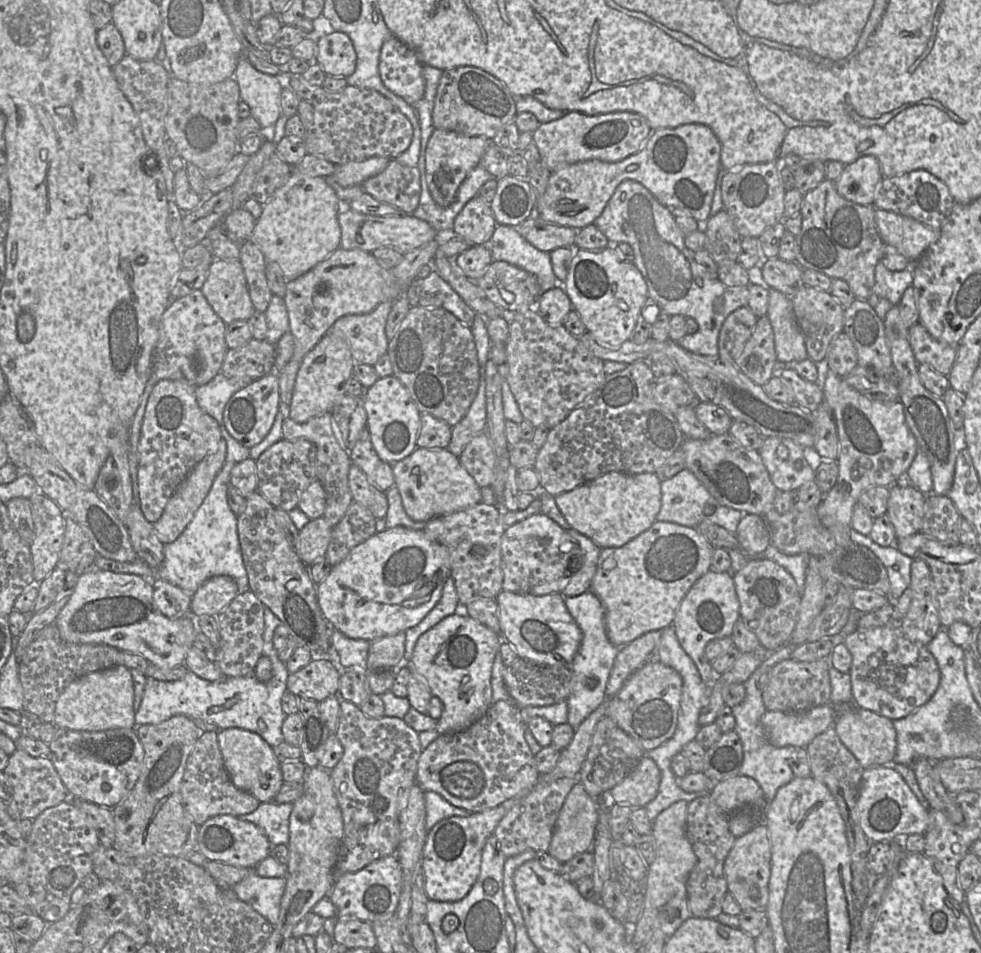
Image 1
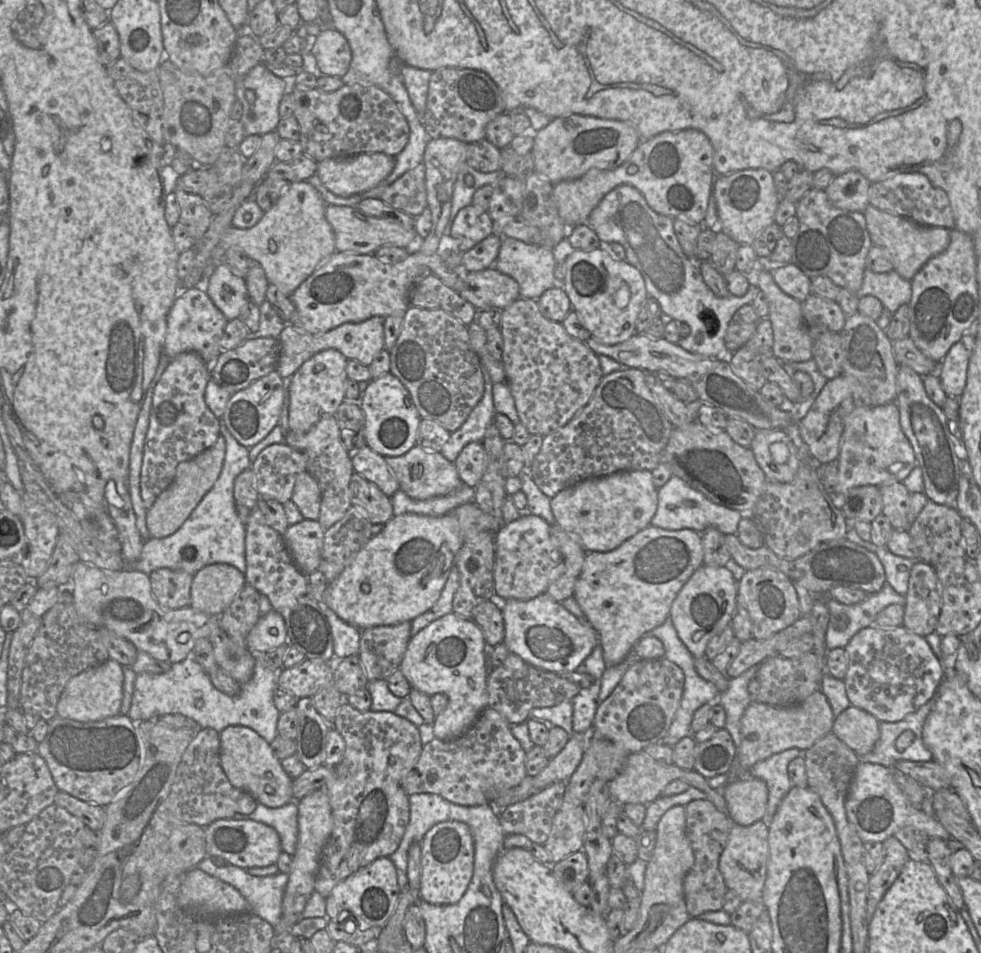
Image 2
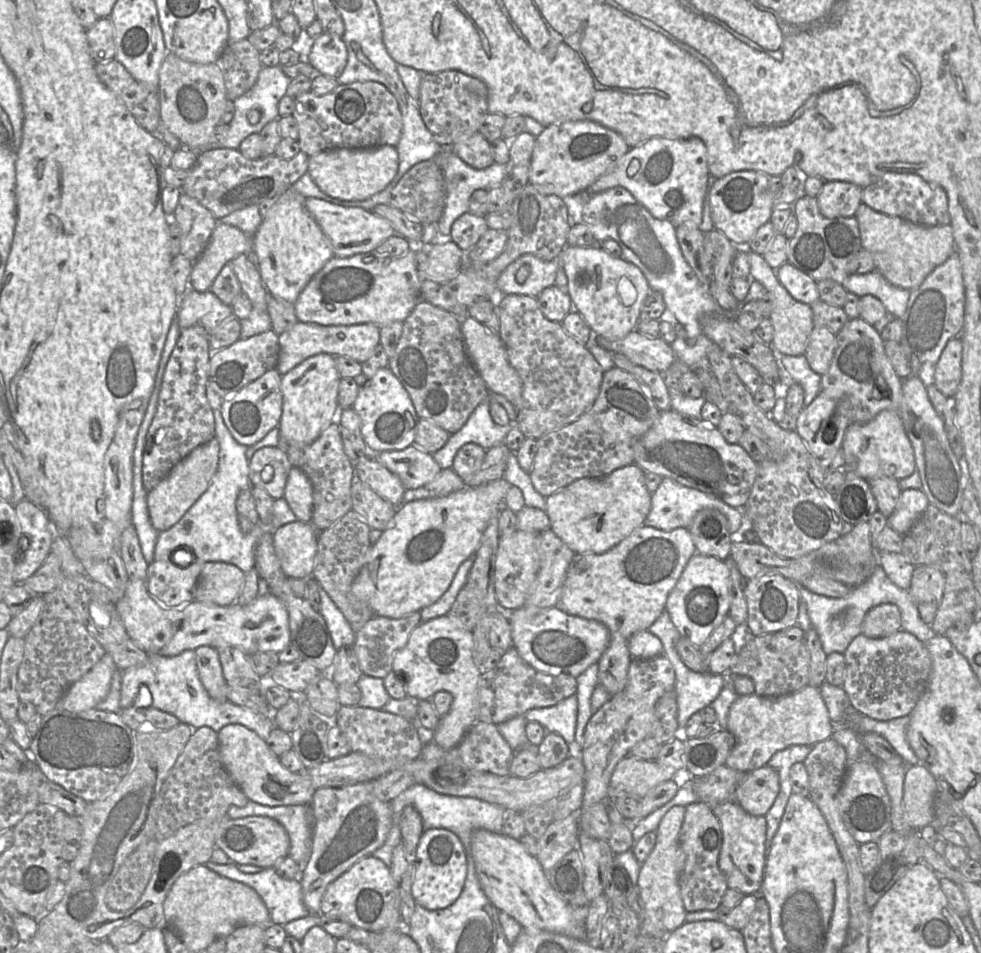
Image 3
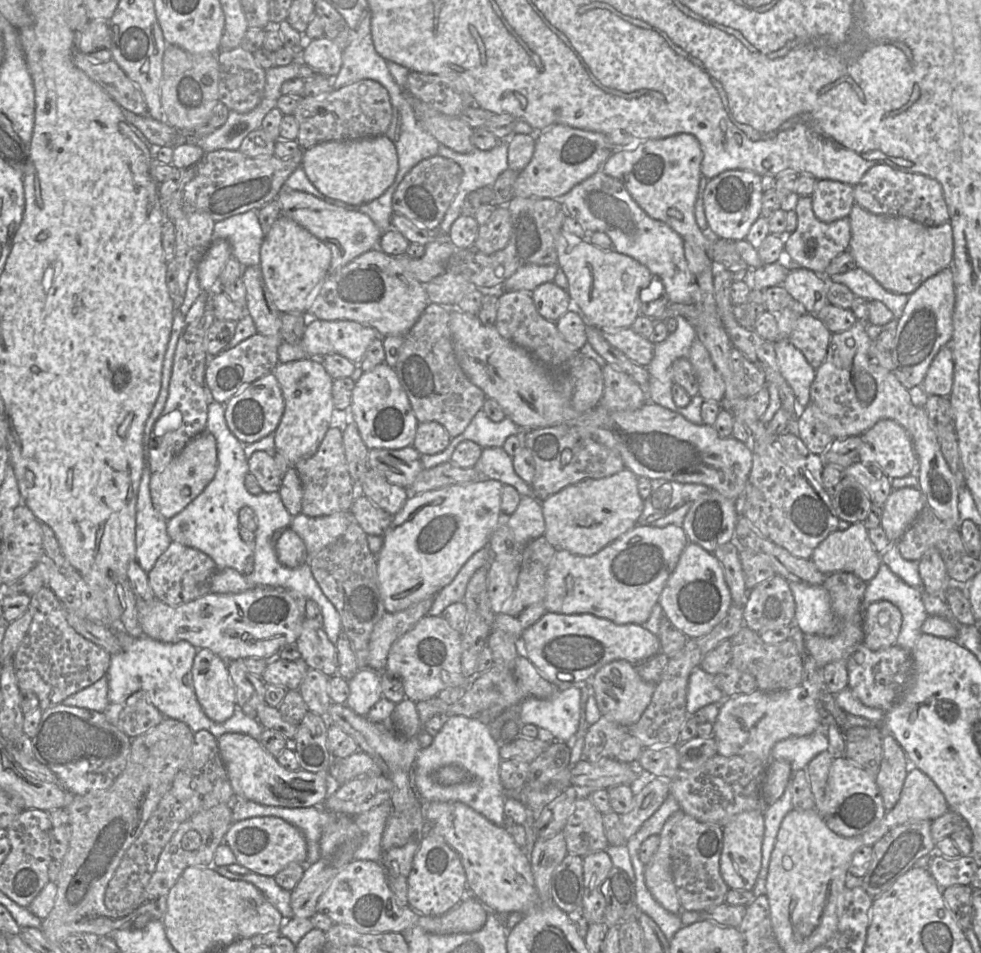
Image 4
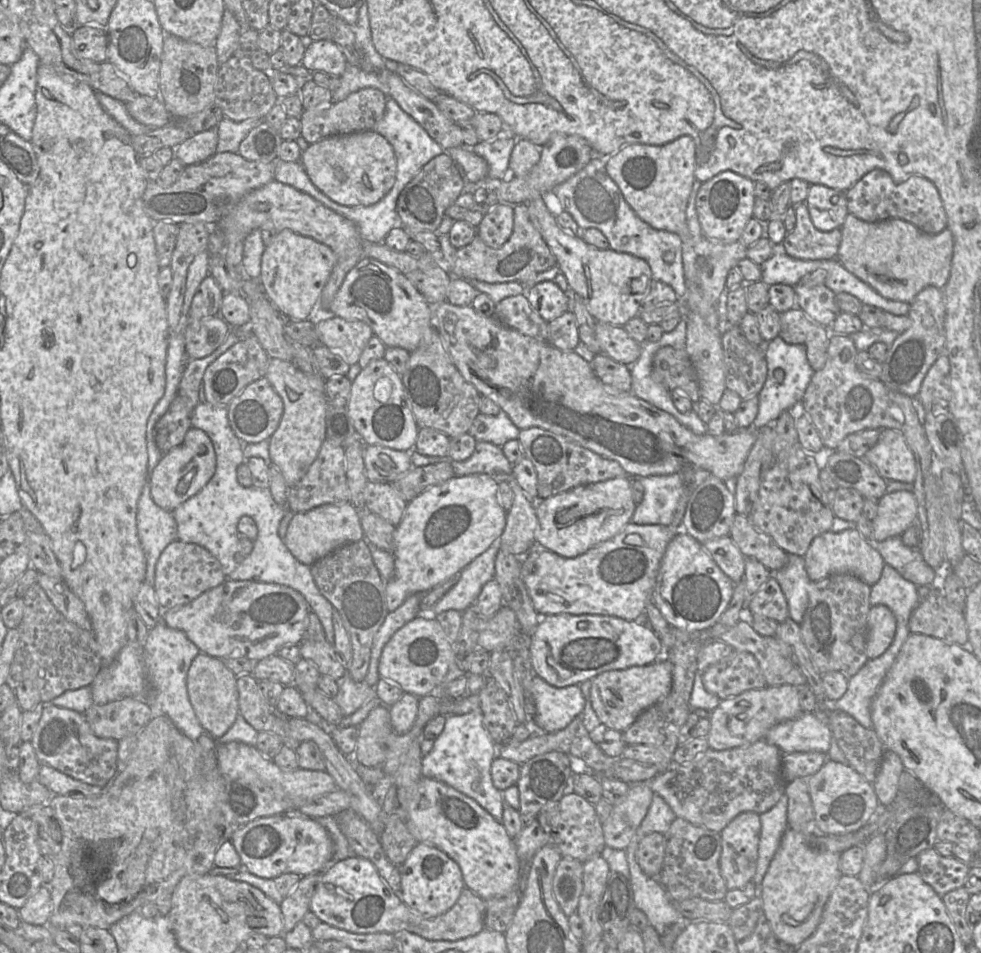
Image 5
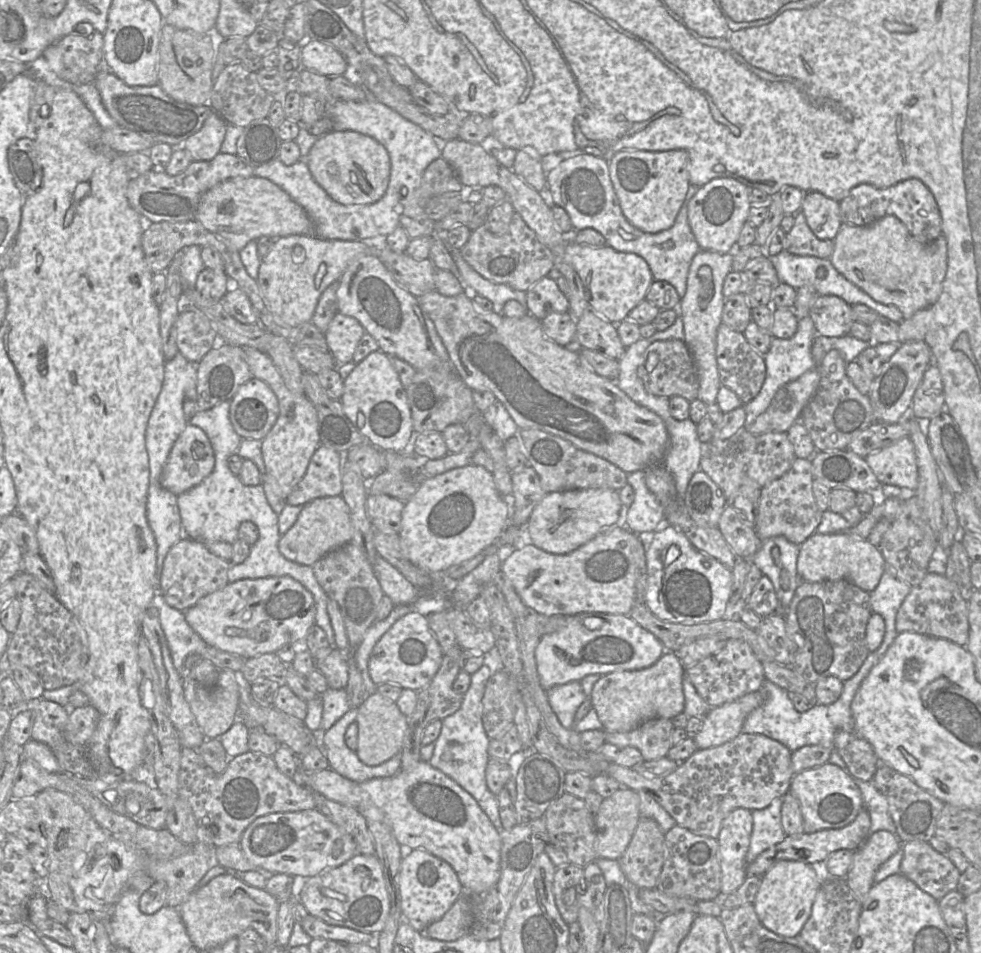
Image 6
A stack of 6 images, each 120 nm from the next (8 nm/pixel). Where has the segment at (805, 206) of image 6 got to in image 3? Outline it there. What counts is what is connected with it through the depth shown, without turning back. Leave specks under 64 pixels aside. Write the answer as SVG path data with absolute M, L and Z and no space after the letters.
M825 181L816 198L823 216L852 217L862 203L862 188L848 181Z

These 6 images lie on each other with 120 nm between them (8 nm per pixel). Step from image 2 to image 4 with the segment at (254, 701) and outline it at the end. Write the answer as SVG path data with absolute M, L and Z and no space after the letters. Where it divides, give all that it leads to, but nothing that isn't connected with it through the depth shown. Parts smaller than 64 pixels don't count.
M117 629L120 651L110 656L107 670L109 703L122 703L136 692L143 692L167 718L182 721L193 733L199 730L209 731L215 738L224 733L244 733L259 741L264 730L256 718L246 715L236 707L233 715L222 723L209 719L199 704L192 679L192 665L197 648L187 641L164 643L147 636L132 637Z

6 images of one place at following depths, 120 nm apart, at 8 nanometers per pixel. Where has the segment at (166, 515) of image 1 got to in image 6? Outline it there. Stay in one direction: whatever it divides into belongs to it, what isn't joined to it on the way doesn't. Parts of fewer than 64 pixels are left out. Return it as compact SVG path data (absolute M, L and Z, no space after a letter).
M188 423L170 451L160 484L178 496L200 484L213 471L214 465L214 451L207 434Z

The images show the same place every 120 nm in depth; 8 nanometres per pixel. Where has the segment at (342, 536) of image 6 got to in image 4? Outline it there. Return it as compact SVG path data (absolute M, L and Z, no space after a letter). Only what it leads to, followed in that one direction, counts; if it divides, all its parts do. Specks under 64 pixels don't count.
M350 511L320 517L300 513L293 516L289 527L303 540L308 557L311 558L341 537L352 521L356 520Z

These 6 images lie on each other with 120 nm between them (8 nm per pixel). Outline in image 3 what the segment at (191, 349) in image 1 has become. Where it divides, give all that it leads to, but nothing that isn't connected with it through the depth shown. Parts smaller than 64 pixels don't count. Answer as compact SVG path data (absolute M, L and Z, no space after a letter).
M189 289L180 295L176 319L180 329L199 324L208 333L233 316L230 305L224 304L213 292Z

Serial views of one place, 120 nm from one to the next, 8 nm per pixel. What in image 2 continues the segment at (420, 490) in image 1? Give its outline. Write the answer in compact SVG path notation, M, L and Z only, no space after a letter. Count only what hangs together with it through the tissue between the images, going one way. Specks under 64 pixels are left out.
M418 445L402 456L385 457L385 460L399 483L399 490L413 499L448 495L464 484L453 462L448 461L440 452L431 452Z

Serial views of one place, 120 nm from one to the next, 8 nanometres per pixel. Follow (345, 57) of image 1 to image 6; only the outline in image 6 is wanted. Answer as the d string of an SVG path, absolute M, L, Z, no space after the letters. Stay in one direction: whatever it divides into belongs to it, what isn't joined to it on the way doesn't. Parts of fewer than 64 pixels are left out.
M317 40L301 48L301 66L327 77L343 76L348 71L345 57L332 45Z

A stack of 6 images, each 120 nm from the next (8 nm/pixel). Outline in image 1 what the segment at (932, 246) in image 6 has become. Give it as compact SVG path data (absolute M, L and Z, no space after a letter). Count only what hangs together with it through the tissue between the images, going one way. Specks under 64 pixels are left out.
M878 208L875 209L875 222L883 242L894 246L911 264L918 260L940 235L939 229Z

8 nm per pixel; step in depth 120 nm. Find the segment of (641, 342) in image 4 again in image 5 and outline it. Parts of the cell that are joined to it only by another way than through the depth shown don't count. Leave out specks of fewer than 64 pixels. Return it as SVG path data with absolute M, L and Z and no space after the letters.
M597 322L595 336L601 353L617 362L631 366L641 354L641 344L632 339L623 326Z

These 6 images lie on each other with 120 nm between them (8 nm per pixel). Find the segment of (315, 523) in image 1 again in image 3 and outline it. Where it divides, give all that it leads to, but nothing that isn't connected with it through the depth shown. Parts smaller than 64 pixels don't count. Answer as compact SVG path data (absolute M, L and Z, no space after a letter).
M299 520L274 531L274 549L287 577L295 579L312 577L319 532L311 522Z

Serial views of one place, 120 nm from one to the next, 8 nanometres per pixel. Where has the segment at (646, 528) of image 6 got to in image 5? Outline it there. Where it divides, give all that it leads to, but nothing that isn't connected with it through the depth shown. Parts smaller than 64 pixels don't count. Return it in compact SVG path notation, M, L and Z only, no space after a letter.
M674 473L638 478L644 487L644 497L637 504L631 522L670 525L681 496L687 492L686 475Z

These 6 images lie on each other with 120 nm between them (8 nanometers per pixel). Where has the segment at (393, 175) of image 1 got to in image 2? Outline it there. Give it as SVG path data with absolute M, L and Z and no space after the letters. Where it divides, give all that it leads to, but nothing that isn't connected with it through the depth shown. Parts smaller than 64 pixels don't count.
M420 163L388 185L380 199L412 217L419 216L428 207L424 164Z

